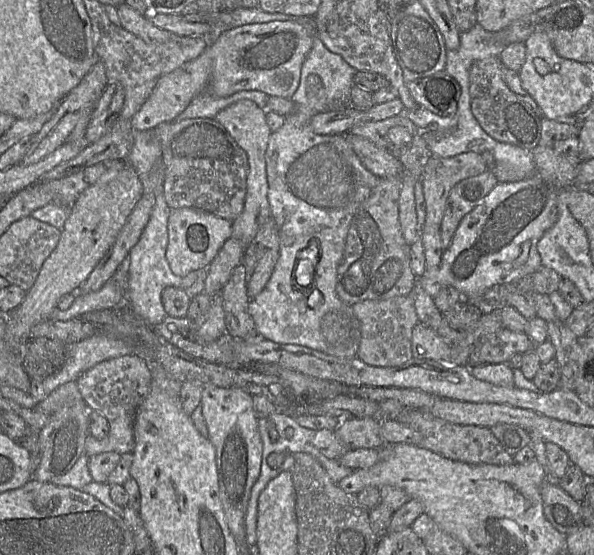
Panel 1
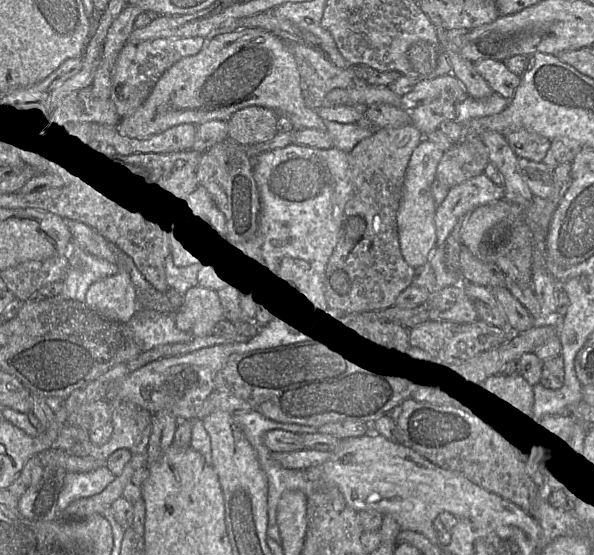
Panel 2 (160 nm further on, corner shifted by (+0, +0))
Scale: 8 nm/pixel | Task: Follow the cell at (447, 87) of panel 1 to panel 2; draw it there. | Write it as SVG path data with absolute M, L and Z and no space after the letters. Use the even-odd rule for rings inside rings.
M437 98L411 111L412 123L424 137L439 129L444 121L456 119L456 103L445 98Z

